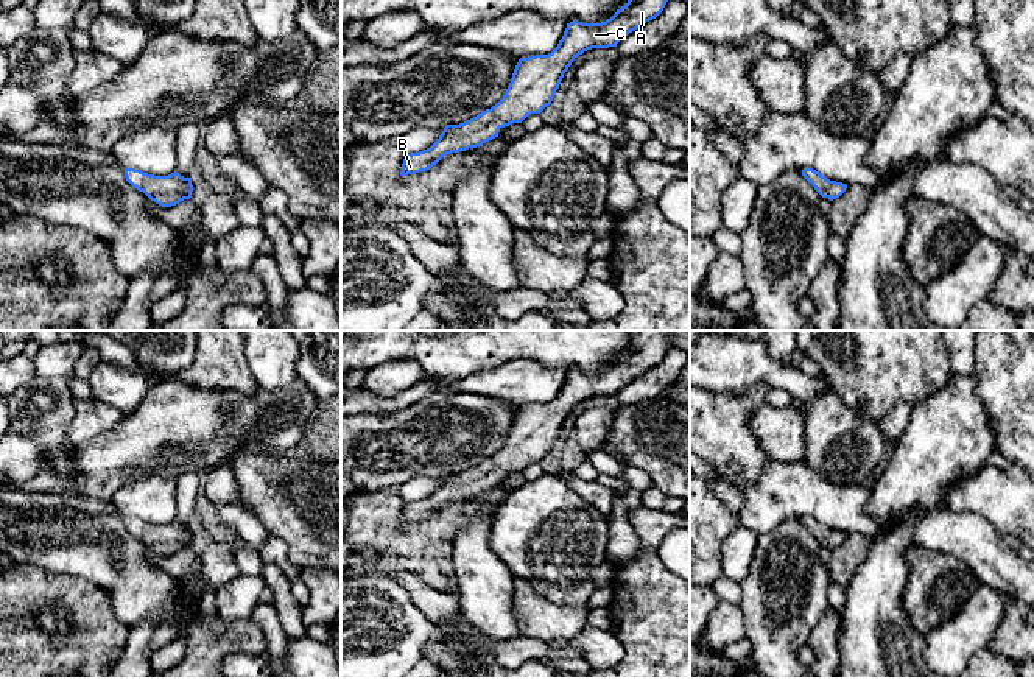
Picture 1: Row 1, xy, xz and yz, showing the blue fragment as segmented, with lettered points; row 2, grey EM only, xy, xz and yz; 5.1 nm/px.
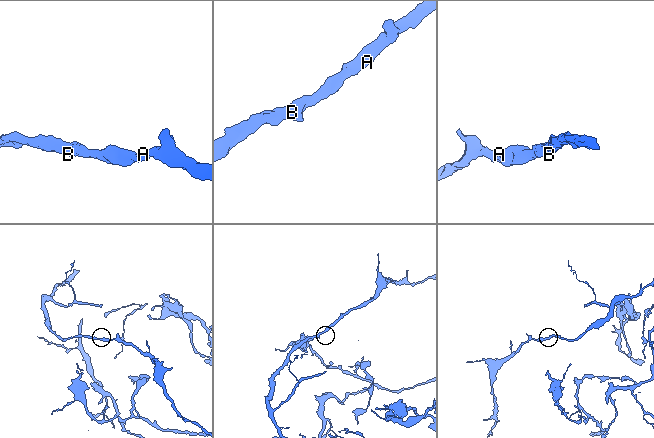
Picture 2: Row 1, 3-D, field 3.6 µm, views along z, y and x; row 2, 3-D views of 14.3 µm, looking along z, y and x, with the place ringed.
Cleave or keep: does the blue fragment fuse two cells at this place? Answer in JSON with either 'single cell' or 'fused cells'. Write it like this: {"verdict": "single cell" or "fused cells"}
{"verdict": "fused cells"}

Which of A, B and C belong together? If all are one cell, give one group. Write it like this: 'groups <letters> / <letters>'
groups A C / B

